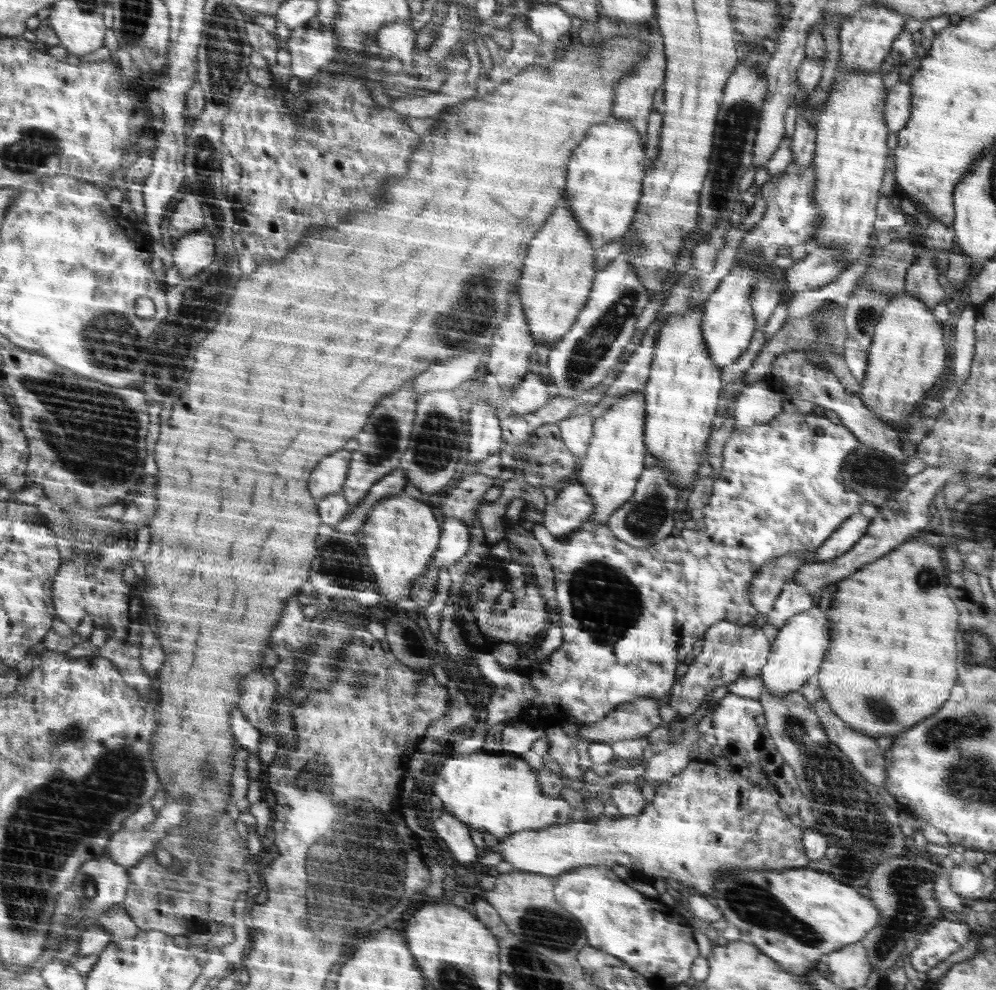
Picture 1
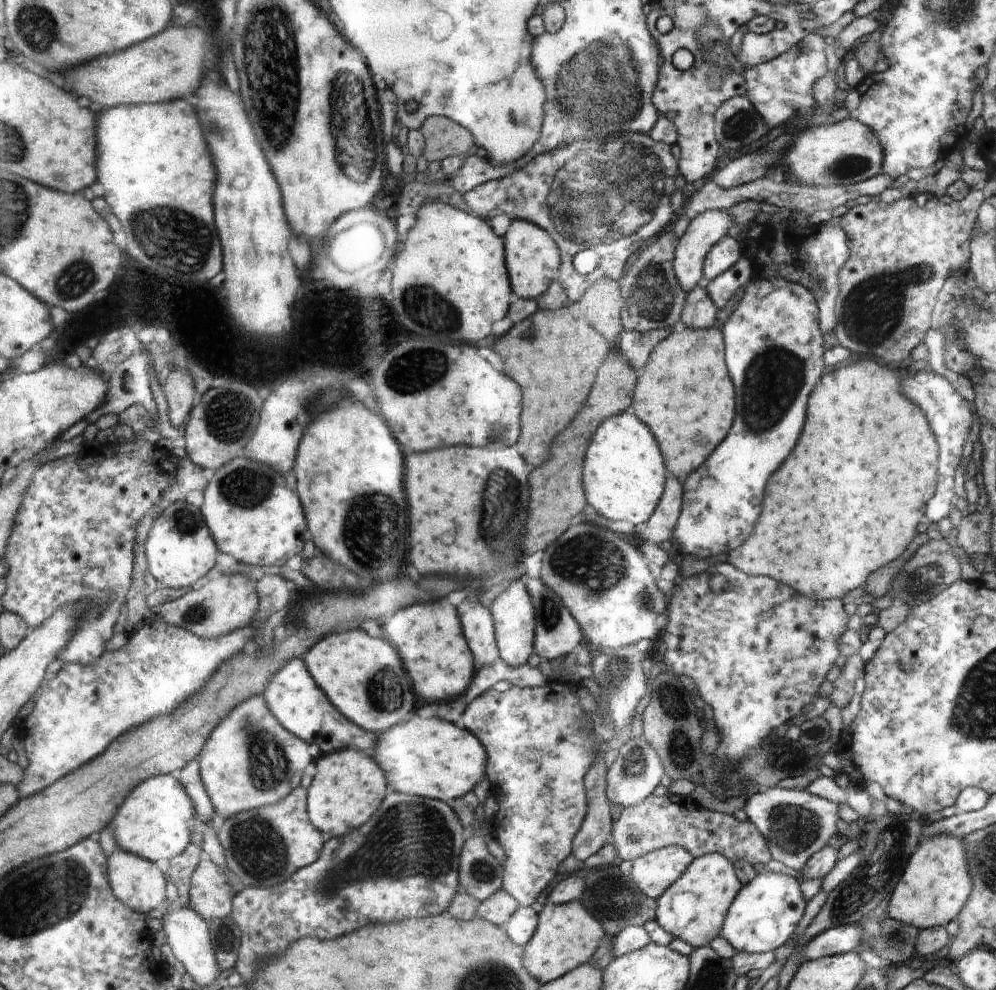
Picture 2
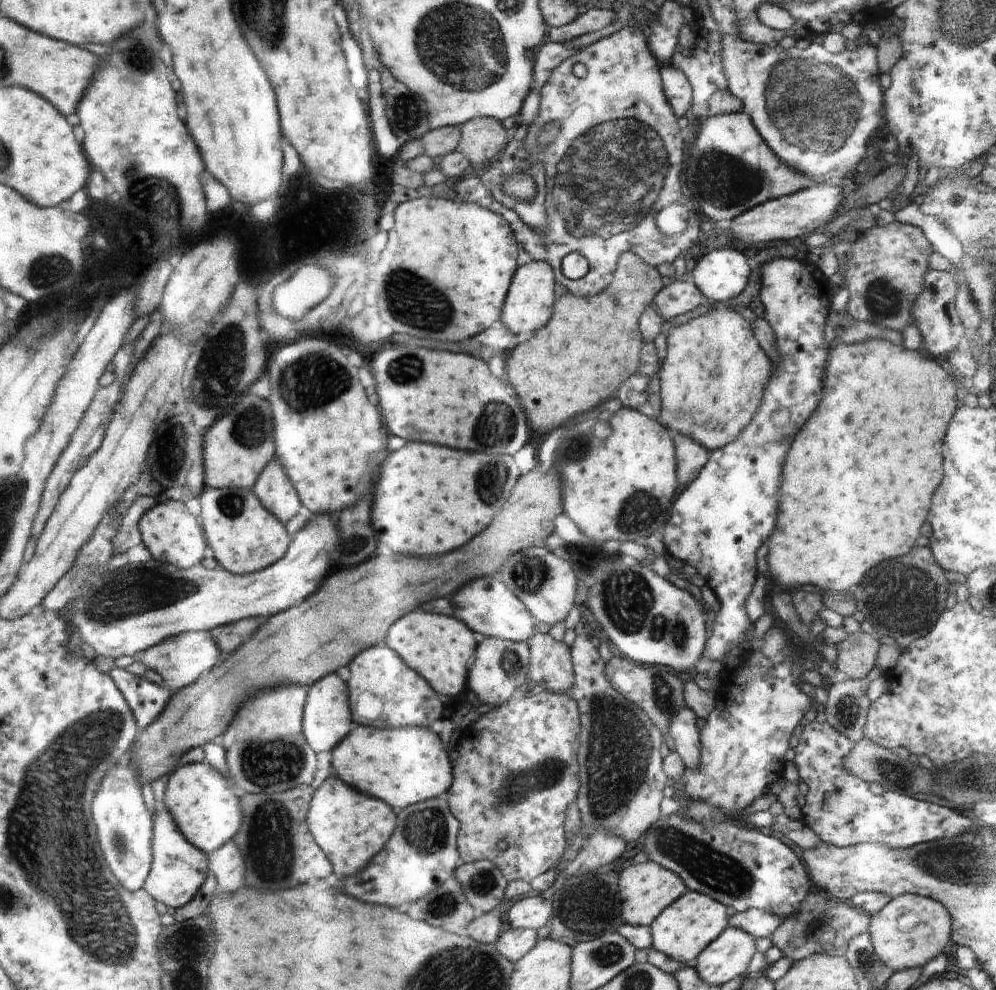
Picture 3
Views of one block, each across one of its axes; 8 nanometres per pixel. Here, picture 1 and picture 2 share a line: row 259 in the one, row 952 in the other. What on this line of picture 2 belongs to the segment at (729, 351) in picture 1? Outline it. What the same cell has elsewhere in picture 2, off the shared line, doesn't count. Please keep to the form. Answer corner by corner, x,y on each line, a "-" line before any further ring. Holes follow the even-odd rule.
774,871
758,872
750,882
742,885
738,894
736,894
736,898
734,898
734,902
730,904
730,908
728,908
725,916
724,928
721,930
721,936
724,937
724,940
726,940
736,952
772,952
776,950
776,948
780,948
780,946
794,934
798,922
802,920
804,908
806,908
806,902
804,902
800,884
794,880
794,877
787,876
786,874
778,874

